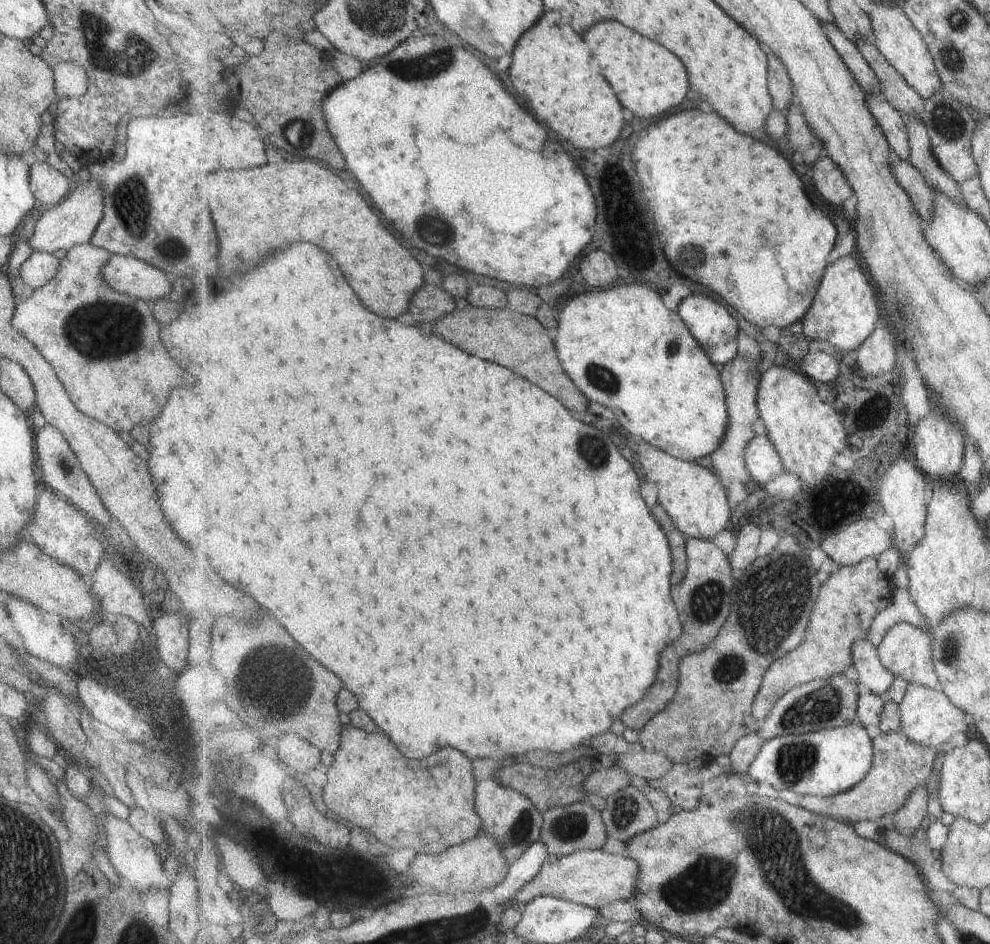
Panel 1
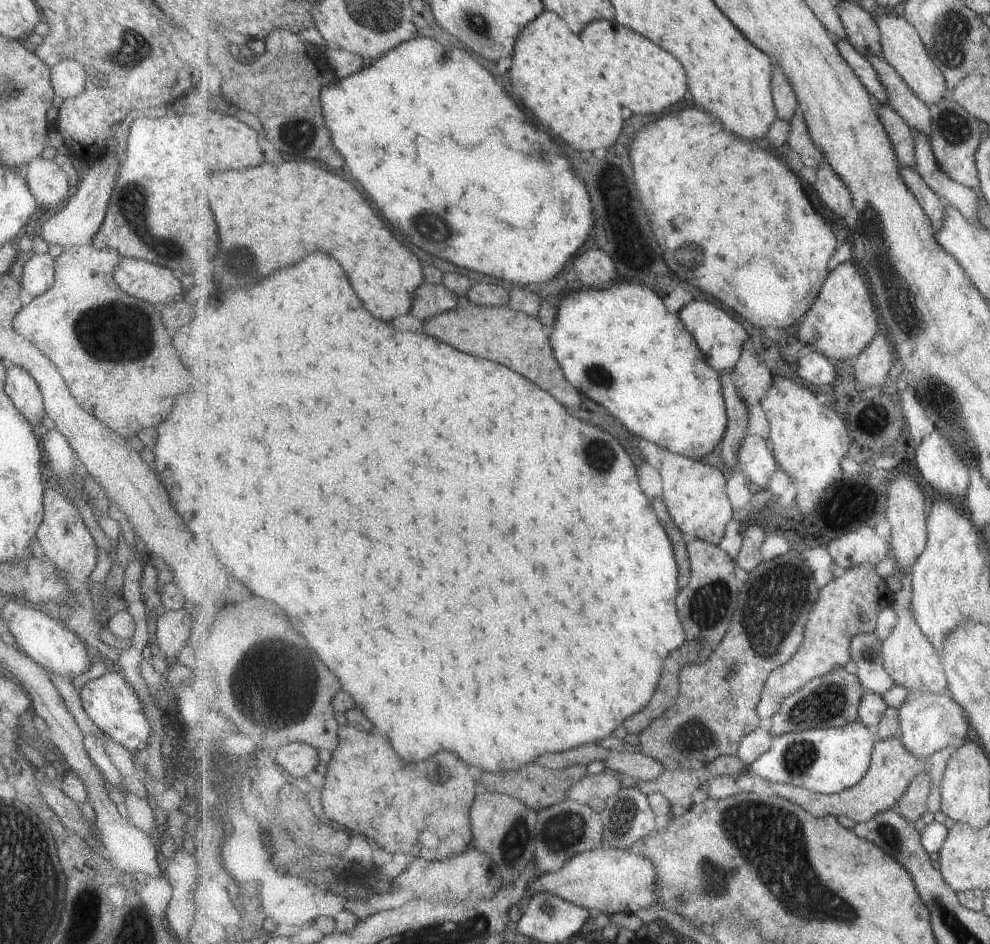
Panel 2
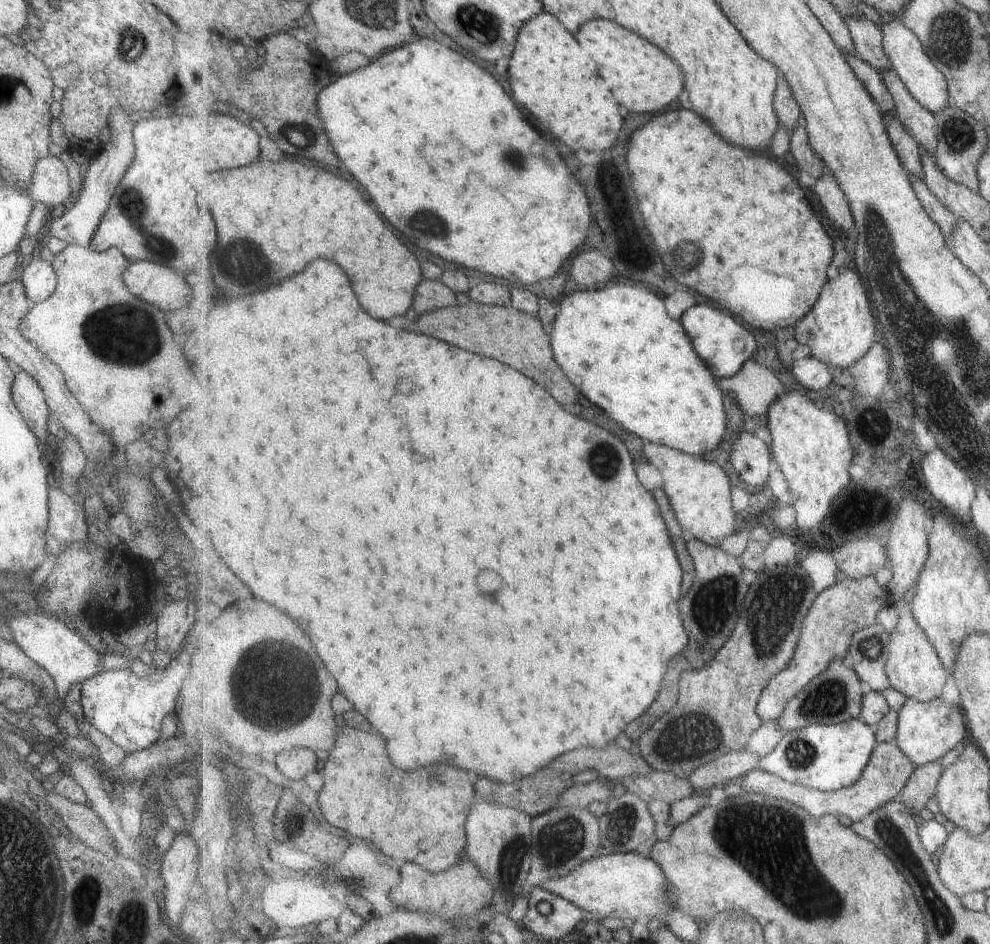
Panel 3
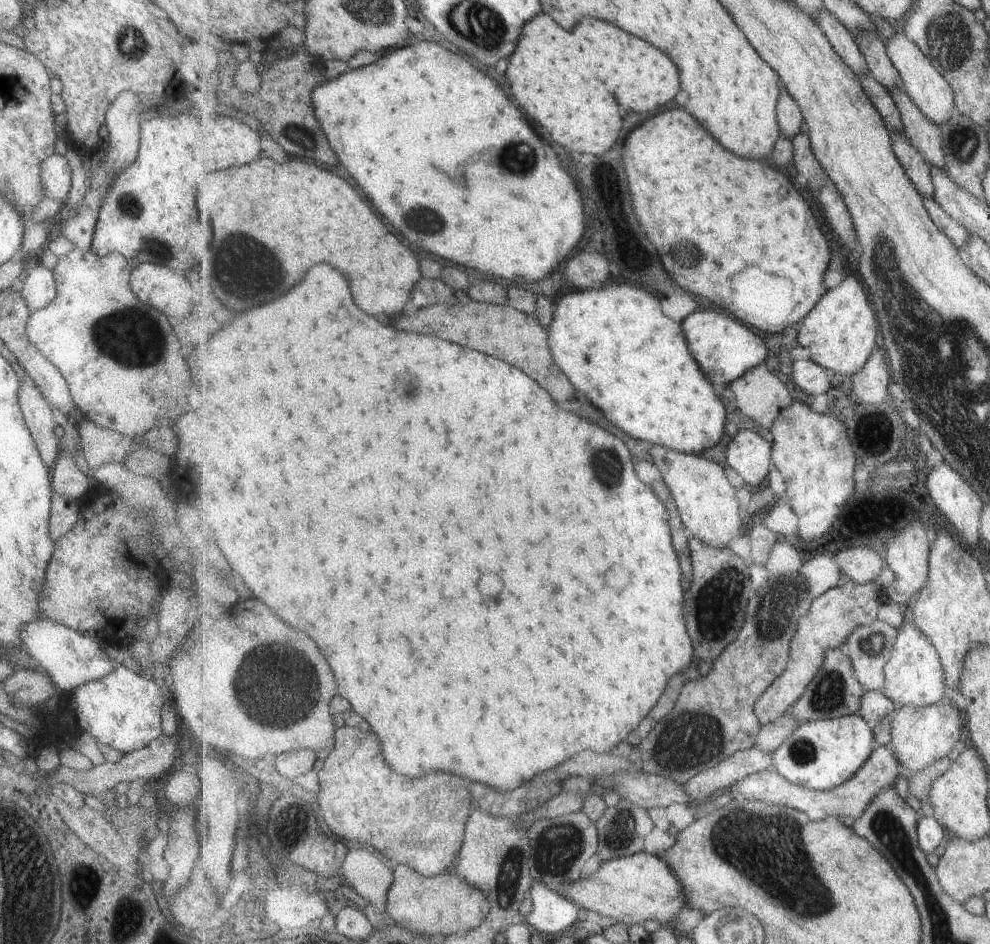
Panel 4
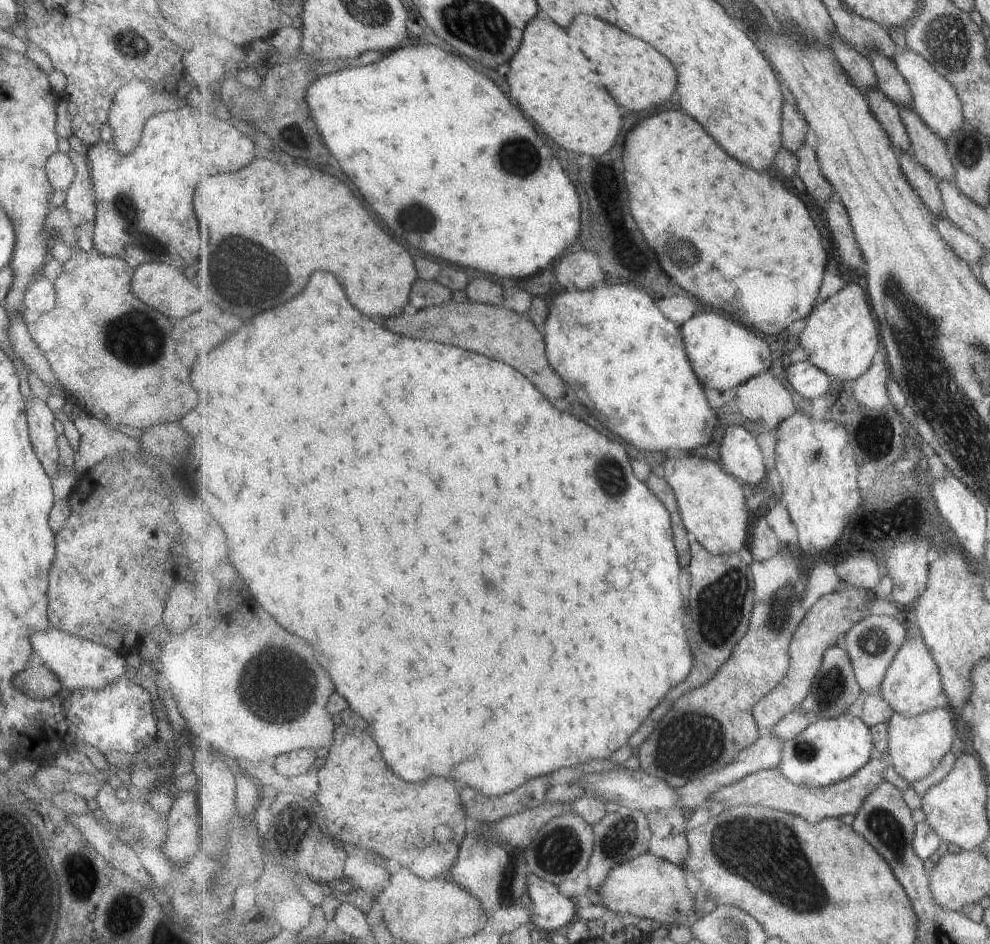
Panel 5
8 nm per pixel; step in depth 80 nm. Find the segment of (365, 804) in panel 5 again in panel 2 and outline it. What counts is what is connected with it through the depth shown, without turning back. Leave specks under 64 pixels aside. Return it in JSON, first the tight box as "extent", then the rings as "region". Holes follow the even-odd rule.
{"extent":[321,726,480,862],"region":[[[341,726],[337,750],[327,763],[327,786],[321,794],[327,816],[377,840],[393,854],[413,854],[437,862],[458,855],[453,852],[469,850],[473,840],[472,806],[480,789],[469,774],[469,766],[463,766],[457,756],[441,752],[421,766],[407,768],[395,754],[391,740],[380,731]]]}

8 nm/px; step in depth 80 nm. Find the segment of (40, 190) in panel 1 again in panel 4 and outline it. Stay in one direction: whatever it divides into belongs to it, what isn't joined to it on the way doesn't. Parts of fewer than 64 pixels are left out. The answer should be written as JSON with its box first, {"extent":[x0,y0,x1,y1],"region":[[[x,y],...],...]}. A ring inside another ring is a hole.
{"extent":[40,153,71,204],"region":[[[53,153],[40,162],[40,183],[44,198],[61,200],[64,204],[70,190],[71,171],[64,155]]]}

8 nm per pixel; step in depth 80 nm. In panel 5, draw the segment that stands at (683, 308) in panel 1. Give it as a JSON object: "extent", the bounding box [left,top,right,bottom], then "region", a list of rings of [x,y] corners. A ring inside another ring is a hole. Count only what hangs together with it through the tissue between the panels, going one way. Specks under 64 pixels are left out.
{"extent":[682,311,773,397],"region":[[[700,311],[682,326],[682,333],[688,358],[692,360],[700,381],[727,397],[735,387],[771,370],[773,358],[769,344],[727,316]]]}

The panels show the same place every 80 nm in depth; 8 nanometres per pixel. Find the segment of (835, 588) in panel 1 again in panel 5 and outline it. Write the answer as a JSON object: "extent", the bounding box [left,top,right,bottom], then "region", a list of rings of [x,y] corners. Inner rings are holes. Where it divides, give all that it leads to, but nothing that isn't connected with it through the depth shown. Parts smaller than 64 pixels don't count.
{"extent":[754,586,871,733],"region":[[[849,586],[845,592],[822,596],[807,612],[792,638],[787,676],[772,693],[764,696],[754,706],[754,717],[762,733],[771,730],[789,713],[801,709],[803,701],[813,688],[815,677],[821,670],[825,651],[837,645],[839,636],[846,635],[860,620],[871,614],[868,611],[870,607],[867,606],[867,601],[871,601],[869,594],[869,591],[855,590]]]}

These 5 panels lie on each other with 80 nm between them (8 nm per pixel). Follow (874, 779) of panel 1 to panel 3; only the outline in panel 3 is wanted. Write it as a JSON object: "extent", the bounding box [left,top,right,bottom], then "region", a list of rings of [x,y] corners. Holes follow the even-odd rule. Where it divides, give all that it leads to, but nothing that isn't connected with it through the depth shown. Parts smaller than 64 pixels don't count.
{"extent":[735,743,916,823],"region":[[[879,743],[873,751],[872,758],[862,776],[852,785],[841,790],[833,792],[811,790],[809,787],[805,788],[803,785],[787,782],[785,779],[761,769],[755,769],[747,773],[735,786],[738,790],[745,790],[747,793],[757,792],[757,794],[765,794],[765,796],[771,796],[771,798],[779,798],[779,800],[789,800],[789,802],[805,808],[815,818],[821,818],[825,814],[845,815],[849,816],[849,819],[854,823],[862,821],[869,813],[872,813],[873,810],[878,809],[878,806],[884,805],[887,801],[899,798],[899,794],[907,786],[912,774],[916,772],[916,768],[913,761],[897,744]]]}

